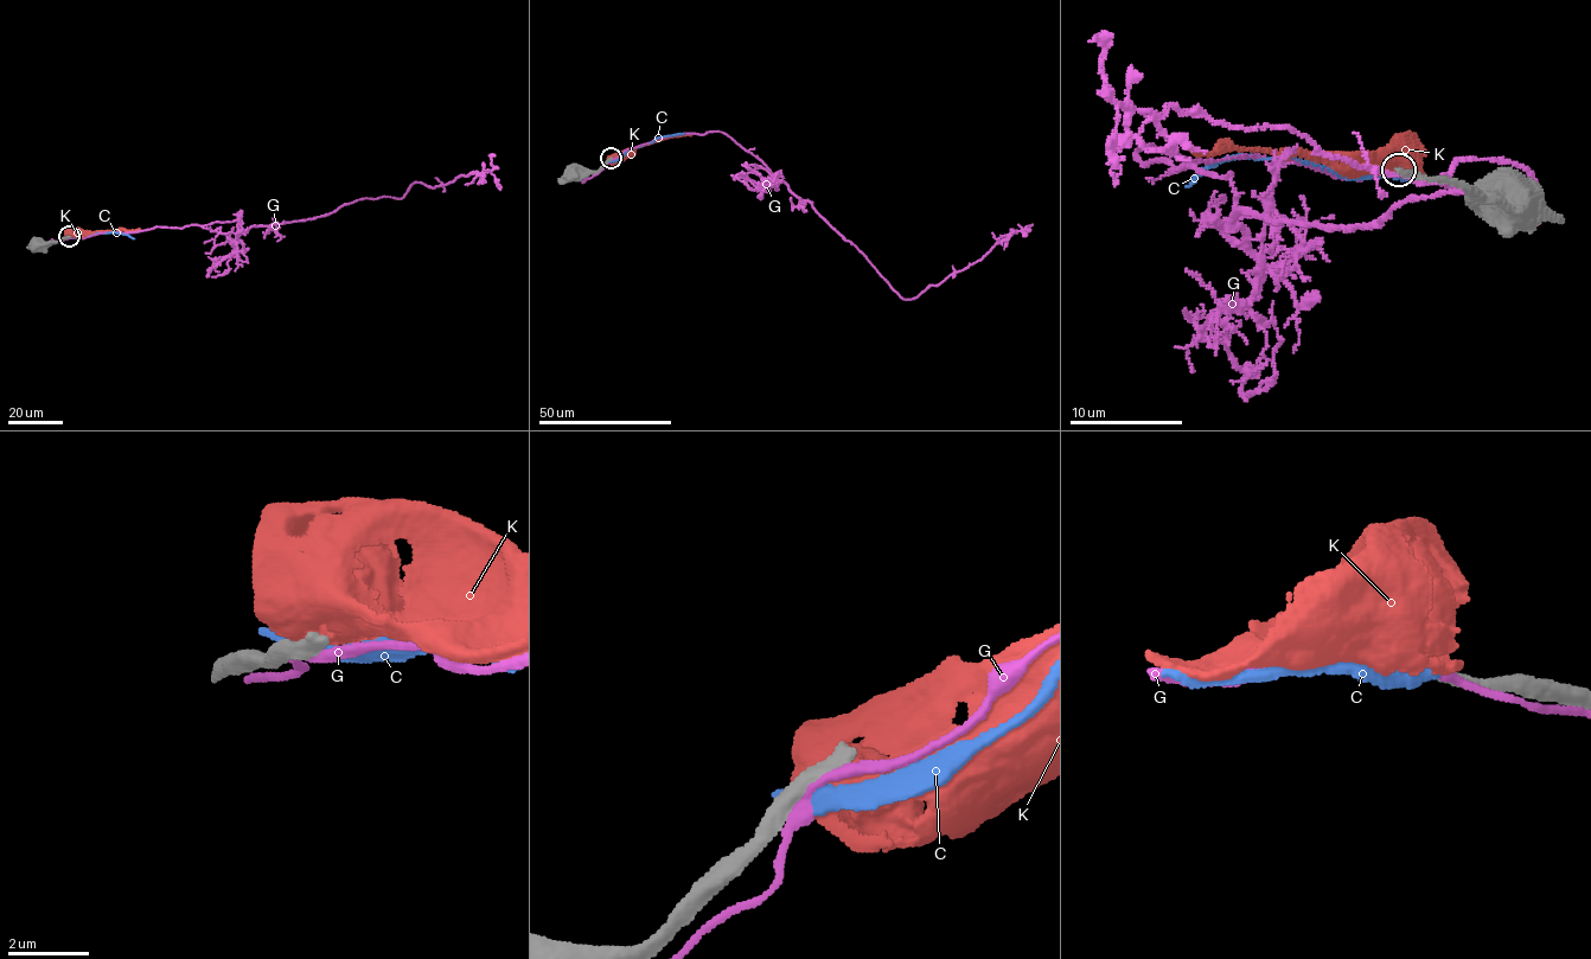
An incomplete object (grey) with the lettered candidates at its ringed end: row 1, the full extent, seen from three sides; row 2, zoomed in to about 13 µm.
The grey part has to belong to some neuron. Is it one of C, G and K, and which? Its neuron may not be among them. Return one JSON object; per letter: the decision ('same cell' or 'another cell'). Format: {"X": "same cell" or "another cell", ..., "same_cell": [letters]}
{"C": "another cell", "G": "another cell", "K": "another cell", "same_cell": []}

